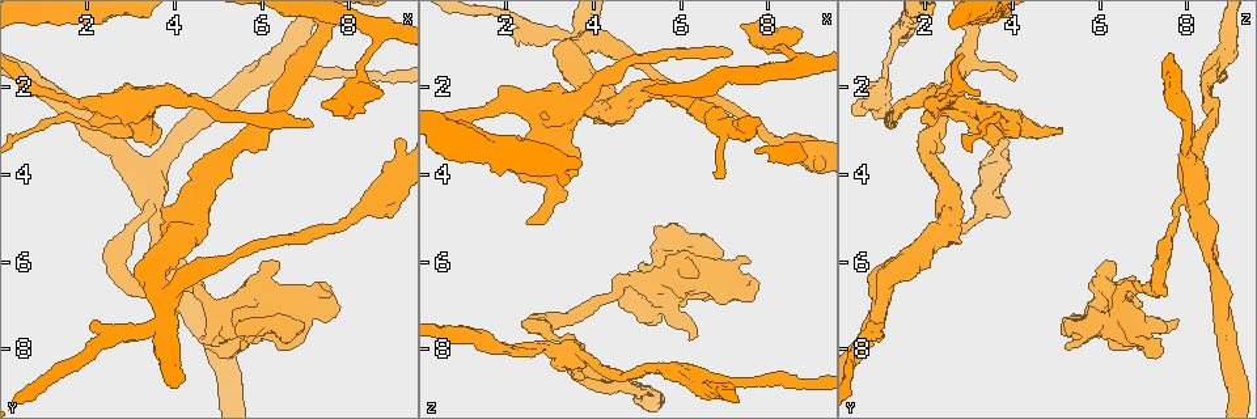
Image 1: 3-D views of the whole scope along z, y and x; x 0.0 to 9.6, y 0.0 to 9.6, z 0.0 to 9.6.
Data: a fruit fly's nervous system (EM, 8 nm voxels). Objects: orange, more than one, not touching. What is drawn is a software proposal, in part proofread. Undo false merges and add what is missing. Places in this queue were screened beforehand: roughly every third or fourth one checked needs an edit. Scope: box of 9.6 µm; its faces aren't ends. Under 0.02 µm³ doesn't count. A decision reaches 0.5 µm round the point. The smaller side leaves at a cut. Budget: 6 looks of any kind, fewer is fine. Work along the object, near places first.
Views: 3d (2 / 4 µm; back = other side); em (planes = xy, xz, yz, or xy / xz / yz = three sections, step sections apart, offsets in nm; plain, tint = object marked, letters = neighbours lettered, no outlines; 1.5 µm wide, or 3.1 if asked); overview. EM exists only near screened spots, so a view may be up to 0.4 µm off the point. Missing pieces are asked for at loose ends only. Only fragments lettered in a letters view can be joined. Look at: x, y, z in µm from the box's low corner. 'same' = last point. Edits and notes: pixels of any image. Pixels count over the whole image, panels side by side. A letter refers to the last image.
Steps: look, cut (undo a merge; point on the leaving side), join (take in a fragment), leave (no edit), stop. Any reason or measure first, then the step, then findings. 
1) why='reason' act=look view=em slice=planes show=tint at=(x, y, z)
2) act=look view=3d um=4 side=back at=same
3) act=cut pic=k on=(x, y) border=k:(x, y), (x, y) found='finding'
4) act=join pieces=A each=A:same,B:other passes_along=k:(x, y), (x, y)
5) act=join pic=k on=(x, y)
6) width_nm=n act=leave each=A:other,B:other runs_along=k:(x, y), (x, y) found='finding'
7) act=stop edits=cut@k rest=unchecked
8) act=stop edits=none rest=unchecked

why='sudden change in width' act=look view=em slice=yz step=8 show=tint at=(6.40, 1.35, 8.65)

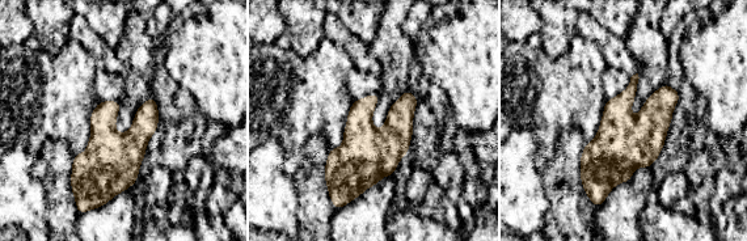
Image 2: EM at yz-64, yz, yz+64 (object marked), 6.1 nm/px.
act=look view=em slice=planes show=letters at=same

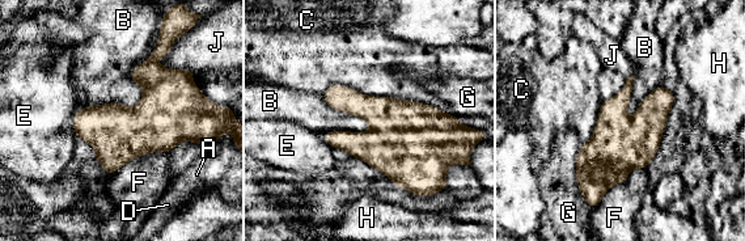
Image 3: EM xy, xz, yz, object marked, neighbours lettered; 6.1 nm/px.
width_nm=260 act=leave each=A:other,B:other,C:other,D:other,E:other,F:other,G:other,H:other,J:other border=3:(149, 56), (132, 106), (88, 106) found='one neuron here'

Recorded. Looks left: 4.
why='long arm stops here' act=look view=em slice=planes show=letters at=(7.20, 2.90, 1.20)

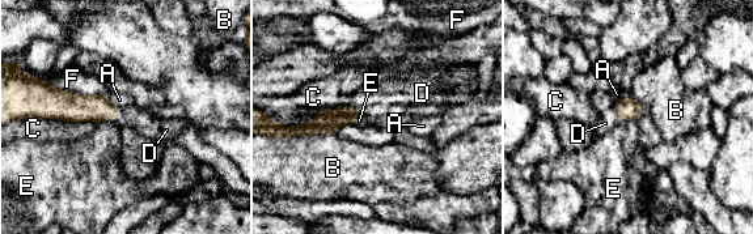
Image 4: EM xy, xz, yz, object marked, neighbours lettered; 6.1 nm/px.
act=join pic=4 on=(608, 119) each=A:other,B:other,C:other,D:same,E:other,F:other passes_along=4:(629, 109), (617, 114), (608, 119) found='the neuron continues'

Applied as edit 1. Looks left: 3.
act=look view=overview

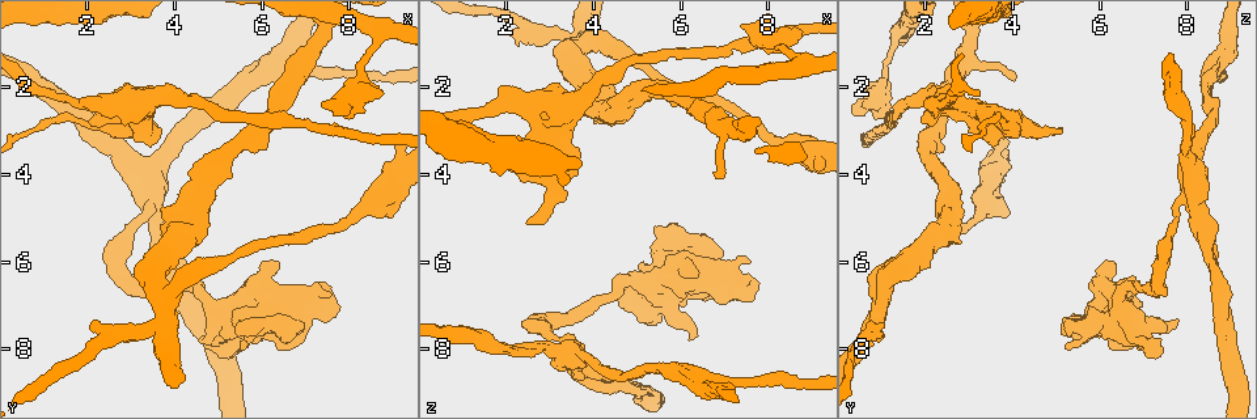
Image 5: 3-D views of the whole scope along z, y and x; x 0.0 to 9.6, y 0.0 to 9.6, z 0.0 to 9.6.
why='abrupt turn' act=look view=em slice=planes show=letters at=(2.75, 6.35, 7.30)

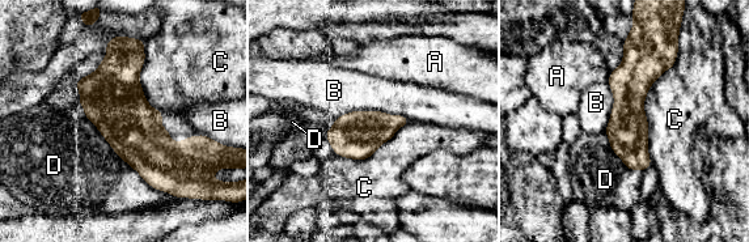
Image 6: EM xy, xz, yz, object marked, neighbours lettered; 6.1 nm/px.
width_nm=260 longest_contact=C:700nm act=leave each=A:other,B:other,C:other,D:other found='one neuron here'

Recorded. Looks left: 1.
act=stop edits=join@4 rest=unchecked

